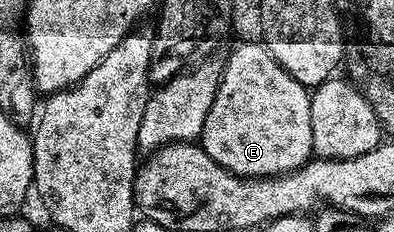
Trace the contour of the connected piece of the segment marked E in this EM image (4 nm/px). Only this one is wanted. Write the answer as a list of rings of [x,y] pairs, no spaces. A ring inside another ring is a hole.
[[[262,41],[243,42],[223,62],[223,79],[205,128],[203,151],[221,168],[242,178],[275,178],[304,166],[313,154],[313,128],[309,124],[311,96],[273,56]]]

